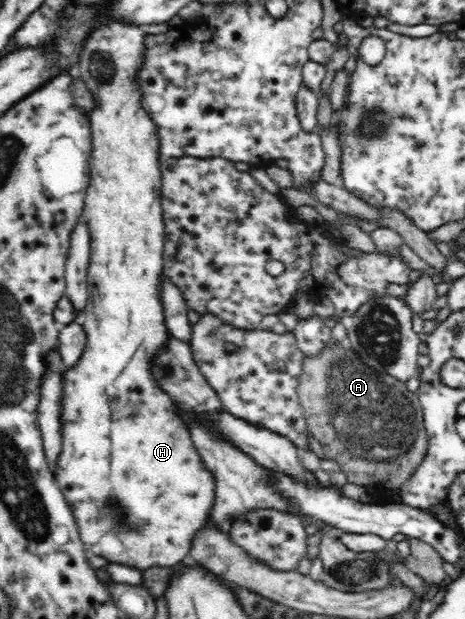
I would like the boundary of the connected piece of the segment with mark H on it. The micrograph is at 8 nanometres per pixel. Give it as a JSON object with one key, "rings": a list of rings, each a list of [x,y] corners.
{"rings":[[[105,16],[99,18],[93,33],[85,40],[84,47],[79,54],[79,63],[75,72],[82,77],[88,91],[94,94],[96,107],[90,111],[92,129],[92,153],[89,159],[90,181],[85,195],[82,218],[88,226],[90,234],[90,265],[88,265],[88,299],[83,313],[75,320],[86,330],[86,343],[84,353],[79,362],[72,368],[63,372],[64,385],[61,399],[62,420],[62,451],[60,452],[54,476],[64,497],[68,499],[75,522],[78,524],[80,540],[84,543],[87,553],[99,555],[107,559],[109,563],[120,563],[128,567],[135,567],[141,572],[148,567],[169,567],[175,569],[184,558],[190,554],[196,531],[210,521],[211,510],[213,510],[216,498],[216,485],[212,472],[202,462],[202,456],[198,454],[194,442],[188,433],[188,425],[182,421],[178,414],[179,406],[164,389],[158,386],[158,382],[152,378],[152,359],[158,353],[160,347],[164,347],[170,335],[169,329],[164,323],[164,306],[160,301],[160,281],[163,279],[163,251],[164,251],[164,218],[161,199],[161,160],[159,153],[160,138],[157,135],[156,124],[150,119],[145,109],[141,106],[142,95],[139,81],[137,80],[142,67],[144,67],[145,42],[147,34],[140,27],[132,26],[130,23],[122,24],[118,19],[110,19]]]}

